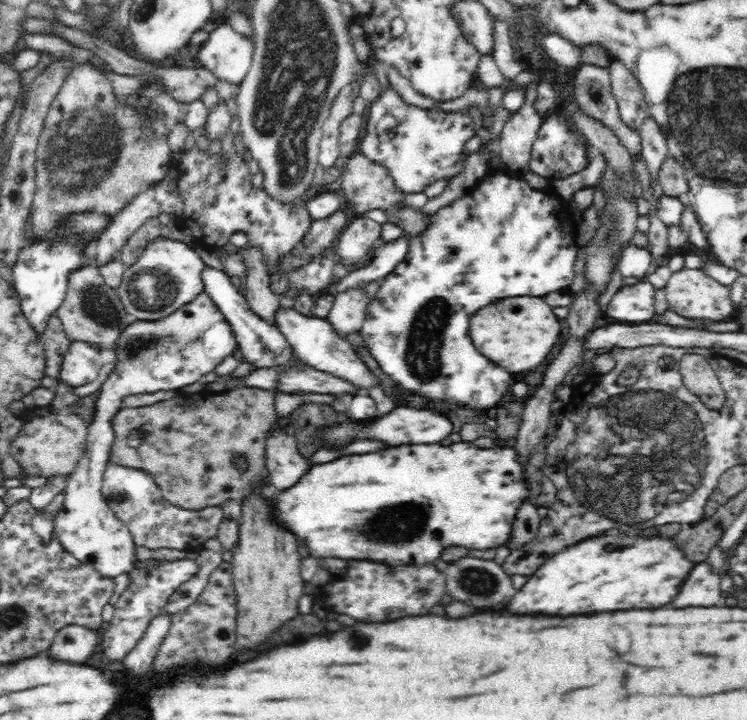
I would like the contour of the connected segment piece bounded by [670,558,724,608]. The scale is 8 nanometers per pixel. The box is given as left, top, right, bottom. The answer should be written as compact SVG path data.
M706 560L696 564L690 574L686 576L686 584L678 590L674 600L670 602L672 608L686 608L686 606L724 606L724 596L720 590L720 578L710 574Z

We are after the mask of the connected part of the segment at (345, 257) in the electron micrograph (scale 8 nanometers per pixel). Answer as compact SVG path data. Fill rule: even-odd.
M359 217L346 225L334 244L334 254L344 266L361 262L379 243L381 223L369 217Z

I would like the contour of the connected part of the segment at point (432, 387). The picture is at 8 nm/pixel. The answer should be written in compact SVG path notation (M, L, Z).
M504 169L486 170L473 188L470 188L460 198L453 200L448 206L444 206L444 208L440 208L438 212L435 212L420 234L408 236L405 259L400 261L400 264L397 264L396 268L393 268L392 272L388 273L382 280L375 297L370 300L369 305L366 307L364 322L359 330L370 356L376 358L380 370L412 396L422 396L422 398L426 398L430 402L448 402L448 404L454 404L454 406L460 406L460 408L488 410L488 408L498 405L506 392L508 392L508 396L512 396L512 388L515 388L515 386L512 386L514 376L508 374L498 364L492 364L492 360L482 356L474 346L462 346L462 344L472 344L469 335L472 316L478 310L500 302L500 298L515 298L518 296L543 297L551 294L551 292L567 292L572 286L572 281L575 277L574 263L579 247L574 242L570 242L574 238L564 236L564 234L572 232L570 226L568 226L568 222L570 222L568 216L570 214L564 212L564 203L555 195L546 194L541 192L540 189L528 186L528 182L523 179L521 174L510 173Z

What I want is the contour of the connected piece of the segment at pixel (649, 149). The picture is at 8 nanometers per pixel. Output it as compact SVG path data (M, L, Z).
M651 115L644 120L640 134L640 155L646 161L648 172L650 172L650 188L654 188L659 183L658 174L662 170L662 164L668 156L667 141L660 130L660 125L656 124Z

